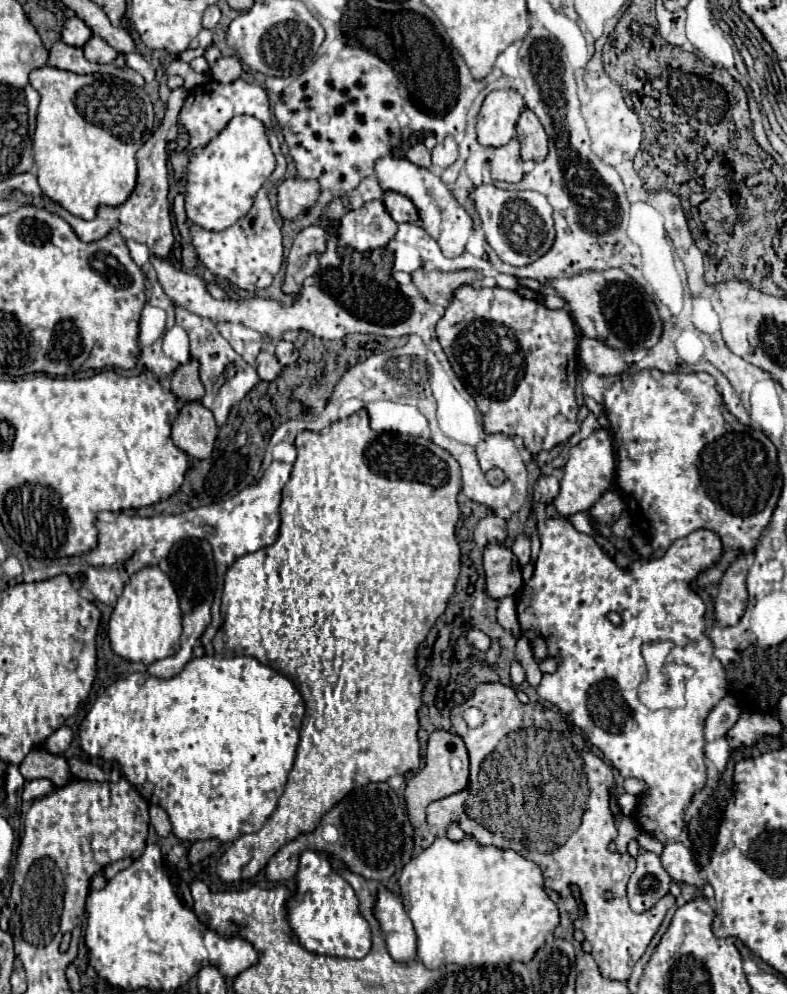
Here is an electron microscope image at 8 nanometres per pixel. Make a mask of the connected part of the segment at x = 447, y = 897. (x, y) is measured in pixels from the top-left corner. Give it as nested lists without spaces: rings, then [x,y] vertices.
[[[436,838],[430,848],[404,866],[398,884],[418,938],[416,958],[430,970],[444,964],[508,966],[510,962],[528,962],[544,944],[544,936],[558,924],[558,908],[544,890],[540,868],[514,850],[480,846],[472,838],[462,842]]]

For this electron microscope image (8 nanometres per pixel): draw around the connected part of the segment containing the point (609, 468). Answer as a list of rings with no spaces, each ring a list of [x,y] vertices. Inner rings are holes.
[[[606,428],[594,430],[586,440],[582,440],[578,446],[570,450],[568,462],[564,466],[564,476],[560,482],[560,494],[554,498],[556,510],[562,514],[562,518],[568,518],[576,512],[588,510],[614,482],[614,448],[612,448],[612,434]]]

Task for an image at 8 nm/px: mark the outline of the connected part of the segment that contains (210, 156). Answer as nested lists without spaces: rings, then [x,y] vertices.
[[[236,116],[206,146],[192,150],[186,166],[186,214],[188,220],[210,232],[230,228],[246,216],[260,186],[276,168],[274,152],[268,144],[264,124],[254,116]]]

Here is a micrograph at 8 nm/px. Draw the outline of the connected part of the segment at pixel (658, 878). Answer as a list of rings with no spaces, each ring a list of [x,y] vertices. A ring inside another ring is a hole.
[[[644,852],[638,856],[638,868],[628,882],[630,908],[634,912],[644,912],[656,904],[670,888],[670,876],[662,868],[660,856],[654,852]]]

